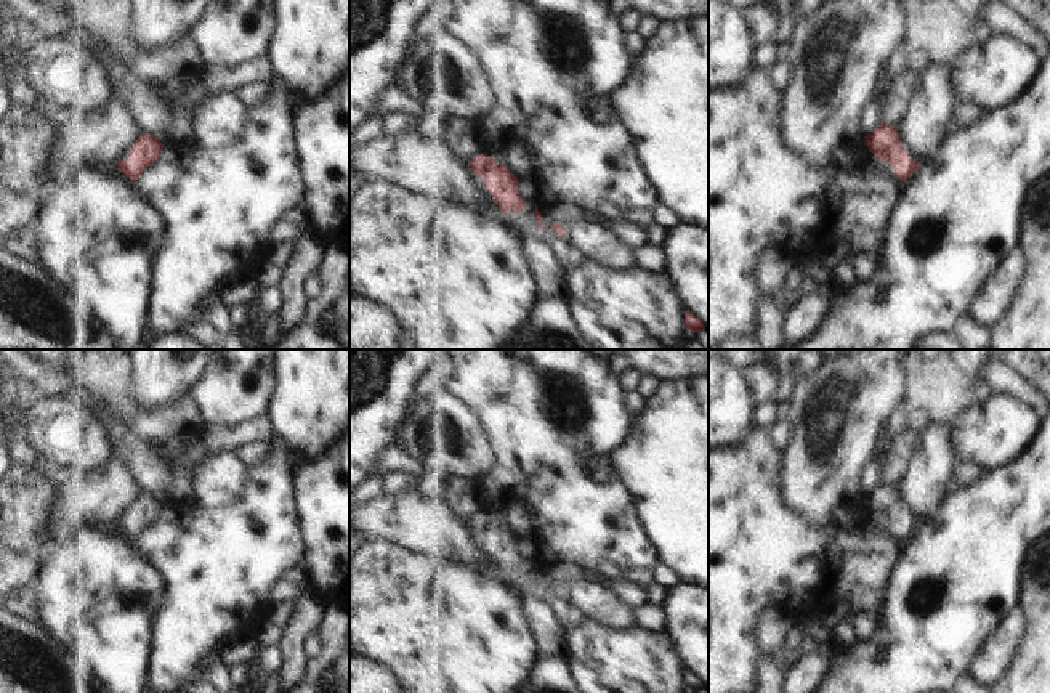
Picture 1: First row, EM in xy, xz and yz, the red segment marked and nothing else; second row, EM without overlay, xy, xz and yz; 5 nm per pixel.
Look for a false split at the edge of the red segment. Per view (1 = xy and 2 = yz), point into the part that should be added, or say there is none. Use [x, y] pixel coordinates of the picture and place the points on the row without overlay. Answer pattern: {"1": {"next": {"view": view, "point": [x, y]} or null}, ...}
{"1": {"next": null}, "2": {"next": null}}

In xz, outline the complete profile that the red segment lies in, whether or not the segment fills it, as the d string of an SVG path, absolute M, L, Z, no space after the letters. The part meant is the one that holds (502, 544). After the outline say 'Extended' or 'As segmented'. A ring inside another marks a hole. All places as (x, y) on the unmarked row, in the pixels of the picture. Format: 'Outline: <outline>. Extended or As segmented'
Outline: M478 513L471 521L471 529L484 539L484 545L502 571L526 569L518 537L503 523L495 523L487 513Z. As segmented

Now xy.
Outline: M143 492L136 499L128 517L119 521L117 529L135 541L141 536L146 526L152 525L159 518L162 510L164 504L157 499L157 496Z. As segmented

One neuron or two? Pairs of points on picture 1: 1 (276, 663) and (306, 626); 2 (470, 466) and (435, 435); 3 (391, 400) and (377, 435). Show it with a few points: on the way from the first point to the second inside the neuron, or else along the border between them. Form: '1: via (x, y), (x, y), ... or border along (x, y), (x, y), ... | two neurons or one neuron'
1: border along (278, 647), (284, 658), (284, 666), (279, 672) | two neurons
2: via (460, 456), (451, 454), (444, 445) | one neuron
3: via (383, 408), (377, 414), (377, 427) | one neuron

